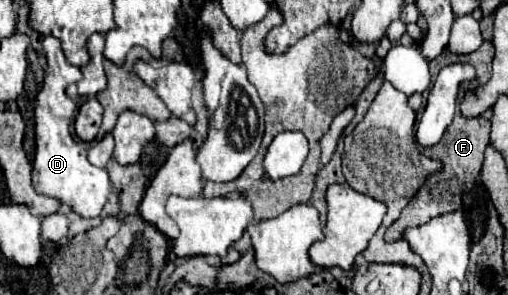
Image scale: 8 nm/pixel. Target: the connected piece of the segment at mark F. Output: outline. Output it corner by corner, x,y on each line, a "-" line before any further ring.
462,113
456,115
452,125
446,129
444,137
440,139
442,149
438,153
434,153
434,159
442,163
442,171
434,173
432,177
426,179
426,183
420,187
416,197
404,207
402,215
386,229
386,233
384,233
386,241
398,241
402,237
404,229
422,225
422,223
430,221
432,217
438,217
442,213
449,213
461,207
463,196
466,191
472,189
476,177
480,175
484,149
490,143
488,135
490,135
490,121
486,121
484,117
464,117

